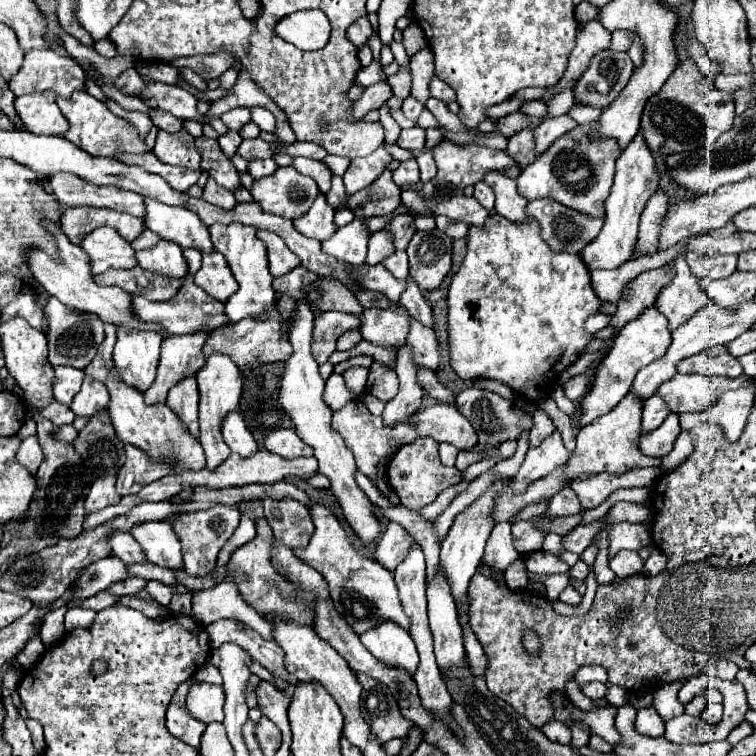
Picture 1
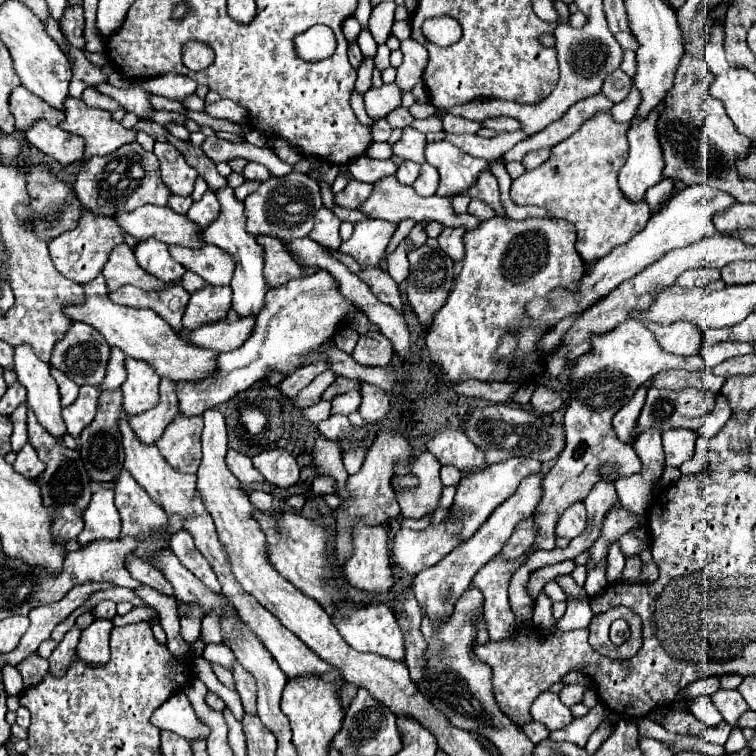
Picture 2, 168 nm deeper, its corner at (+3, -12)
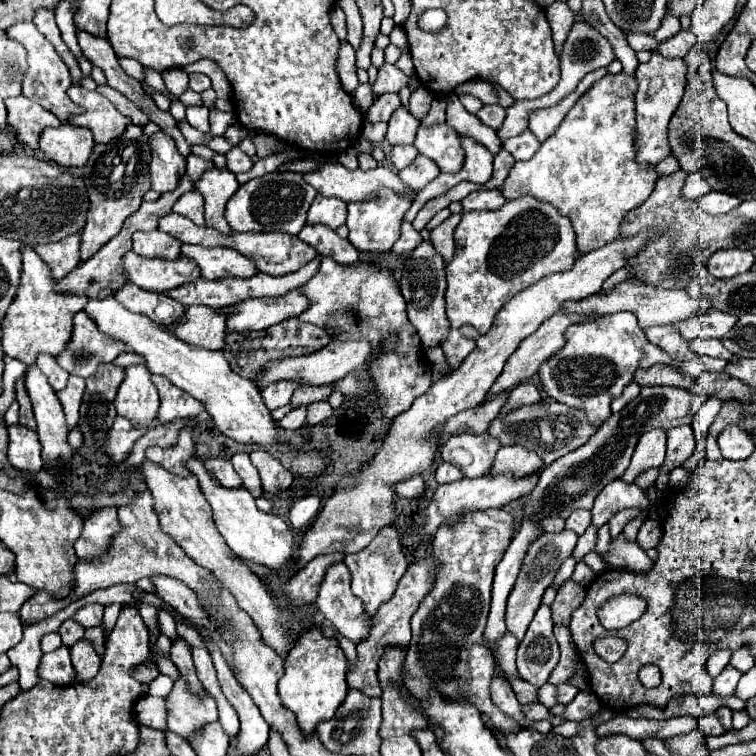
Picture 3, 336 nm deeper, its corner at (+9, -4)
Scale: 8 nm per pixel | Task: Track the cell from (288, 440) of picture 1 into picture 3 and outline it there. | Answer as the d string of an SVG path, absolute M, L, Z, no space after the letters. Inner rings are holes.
M253 450L249 456L251 456L253 466L259 470L259 476L261 476L265 492L275 494L275 492L287 490L291 486L293 474L287 468L283 468L277 458L269 456L269 452Z

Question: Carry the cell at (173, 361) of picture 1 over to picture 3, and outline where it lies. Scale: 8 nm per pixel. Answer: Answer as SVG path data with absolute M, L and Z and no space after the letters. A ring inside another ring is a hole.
M117 416L115 424L113 424L113 430L109 432L109 448L105 448L105 452L115 458L115 462L123 462L127 458L127 454L131 452L133 444L149 430L153 430L155 426L159 424L159 420L153 420L151 424L145 424L145 426L139 426L139 428L133 428L131 420L123 418L123 416Z

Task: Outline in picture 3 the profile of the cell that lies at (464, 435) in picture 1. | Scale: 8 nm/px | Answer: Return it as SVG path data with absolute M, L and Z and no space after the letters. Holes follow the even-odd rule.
M453 434L441 446L441 458L457 466L467 478L479 478L489 470L495 452L501 448L489 434Z

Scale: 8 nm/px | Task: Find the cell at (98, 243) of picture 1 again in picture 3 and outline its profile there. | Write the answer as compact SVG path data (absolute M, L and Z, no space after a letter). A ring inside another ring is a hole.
M133 250L123 256L123 272L127 282L143 290L167 292L185 282L199 278L199 268L193 260L179 256L177 260L149 260L137 256Z

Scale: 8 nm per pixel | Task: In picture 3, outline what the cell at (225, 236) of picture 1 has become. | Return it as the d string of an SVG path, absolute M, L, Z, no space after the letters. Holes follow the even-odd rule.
M213 168L205 172L205 176L197 182L197 190L205 198L205 226L215 230L231 230L225 220L225 206L237 188L239 184L235 180L235 174L229 170L221 172Z

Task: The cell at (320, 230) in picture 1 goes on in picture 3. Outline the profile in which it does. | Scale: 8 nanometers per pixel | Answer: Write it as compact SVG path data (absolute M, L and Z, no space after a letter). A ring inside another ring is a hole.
M317 196L307 212L307 222L309 224L323 224L331 230L339 228L341 224L345 224L345 216L347 216L347 204L343 200L337 198L325 198L325 196Z

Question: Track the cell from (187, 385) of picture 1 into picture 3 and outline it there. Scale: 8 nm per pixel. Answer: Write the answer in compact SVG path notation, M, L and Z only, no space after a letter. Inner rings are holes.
M185 426L179 430L179 440L171 448L159 448L151 446L147 450L147 458L161 464L165 470L177 474L177 476L189 476L189 470L185 468L187 460L195 456L195 442L193 442L193 428Z

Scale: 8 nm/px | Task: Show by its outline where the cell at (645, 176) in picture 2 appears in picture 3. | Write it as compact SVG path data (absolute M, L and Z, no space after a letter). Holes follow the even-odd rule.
M661 54L651 56L649 62L639 64L635 78L637 78L637 92L635 92L635 110L637 110L637 126L635 126L635 160L639 164L657 166L663 158L671 154L667 144L667 124L677 110L683 90L685 90L685 62L681 58L665 58Z

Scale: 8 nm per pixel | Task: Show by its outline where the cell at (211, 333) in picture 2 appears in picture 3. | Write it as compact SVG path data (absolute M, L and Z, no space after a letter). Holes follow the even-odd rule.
M297 290L273 298L247 298L231 306L225 332L231 334L247 330L265 330L273 324L283 322L285 316L295 316L303 310L305 298Z

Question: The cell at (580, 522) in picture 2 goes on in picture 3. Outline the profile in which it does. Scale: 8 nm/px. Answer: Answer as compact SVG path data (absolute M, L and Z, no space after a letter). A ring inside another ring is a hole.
M573 510L571 516L565 520L565 528L575 530L579 536L587 530L589 524L591 524L591 512L589 510Z

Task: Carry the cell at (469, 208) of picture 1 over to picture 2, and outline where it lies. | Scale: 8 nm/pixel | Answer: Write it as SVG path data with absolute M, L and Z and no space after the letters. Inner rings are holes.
M385 176L385 178L377 180L373 184L371 196L365 200L365 204L359 204L357 210L365 212L369 218L381 218L381 220L389 220L389 222L401 222L405 218L413 218L417 222L435 220L435 222L441 222L443 226L449 226L449 228L463 226L467 230L473 230L473 228L479 226L479 220L475 216L471 216L471 214L455 214L449 198L443 198L443 196L437 196L437 194L429 196L429 198L417 196L411 186L399 184L399 180L395 180L395 176Z

